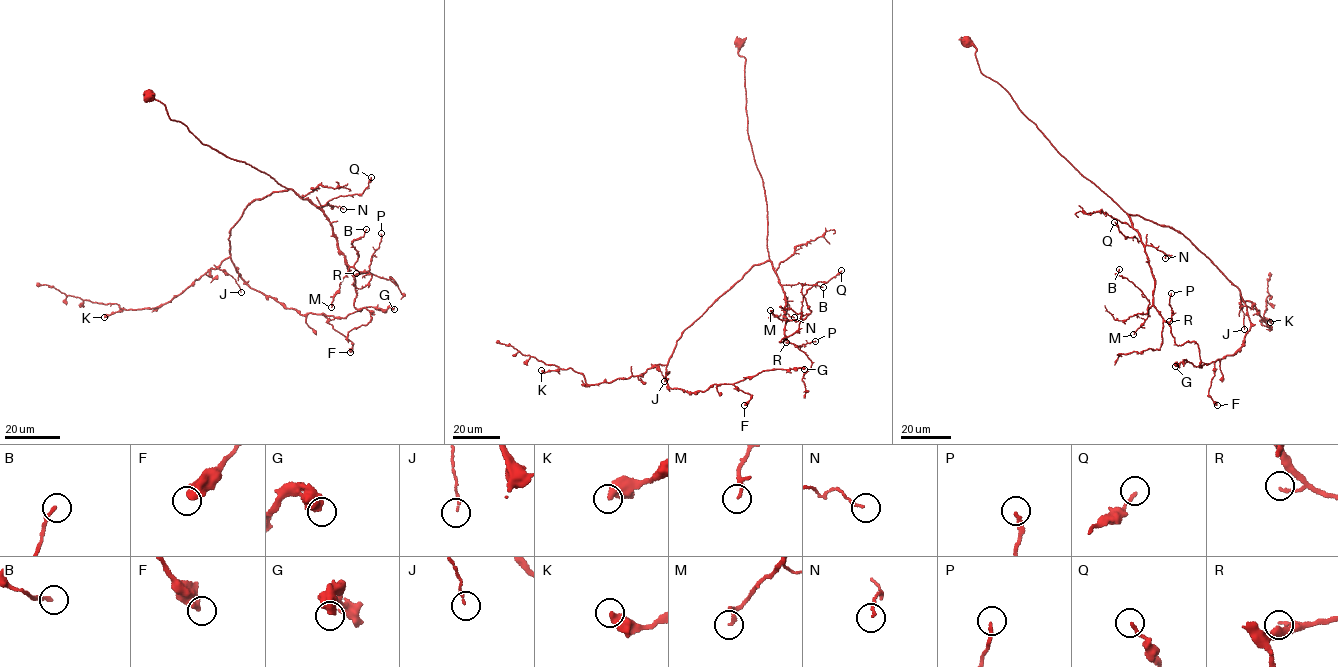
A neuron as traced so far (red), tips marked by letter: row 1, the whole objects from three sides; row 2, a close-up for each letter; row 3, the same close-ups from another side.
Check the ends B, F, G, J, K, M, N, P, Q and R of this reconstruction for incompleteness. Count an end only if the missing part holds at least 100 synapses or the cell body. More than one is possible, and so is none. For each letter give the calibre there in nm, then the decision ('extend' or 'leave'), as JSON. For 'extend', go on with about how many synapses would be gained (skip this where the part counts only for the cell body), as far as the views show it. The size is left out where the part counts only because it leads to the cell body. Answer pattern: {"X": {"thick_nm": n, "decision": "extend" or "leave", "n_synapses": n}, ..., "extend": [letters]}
{"B": {"thick_nm": 170, "decision": "leave"}, "F": {"thick_nm": 480, "decision": "leave"}, "G": {"thick_nm": 600, "decision": "leave"}, "J": {"thick_nm": 110, "decision": "leave"}, "K": {"thick_nm": 550, "decision": "leave"}, "M": {"thick_nm": 90, "decision": "leave"}, "N": {"thick_nm": 110, "decision": "leave"}, "P": {"thick_nm": 180, "decision": "leave"}, "Q": {"thick_nm": 160, "decision": "leave"}, "R": {"thick_nm": 170, "decision": "leave"}, "extend": []}

